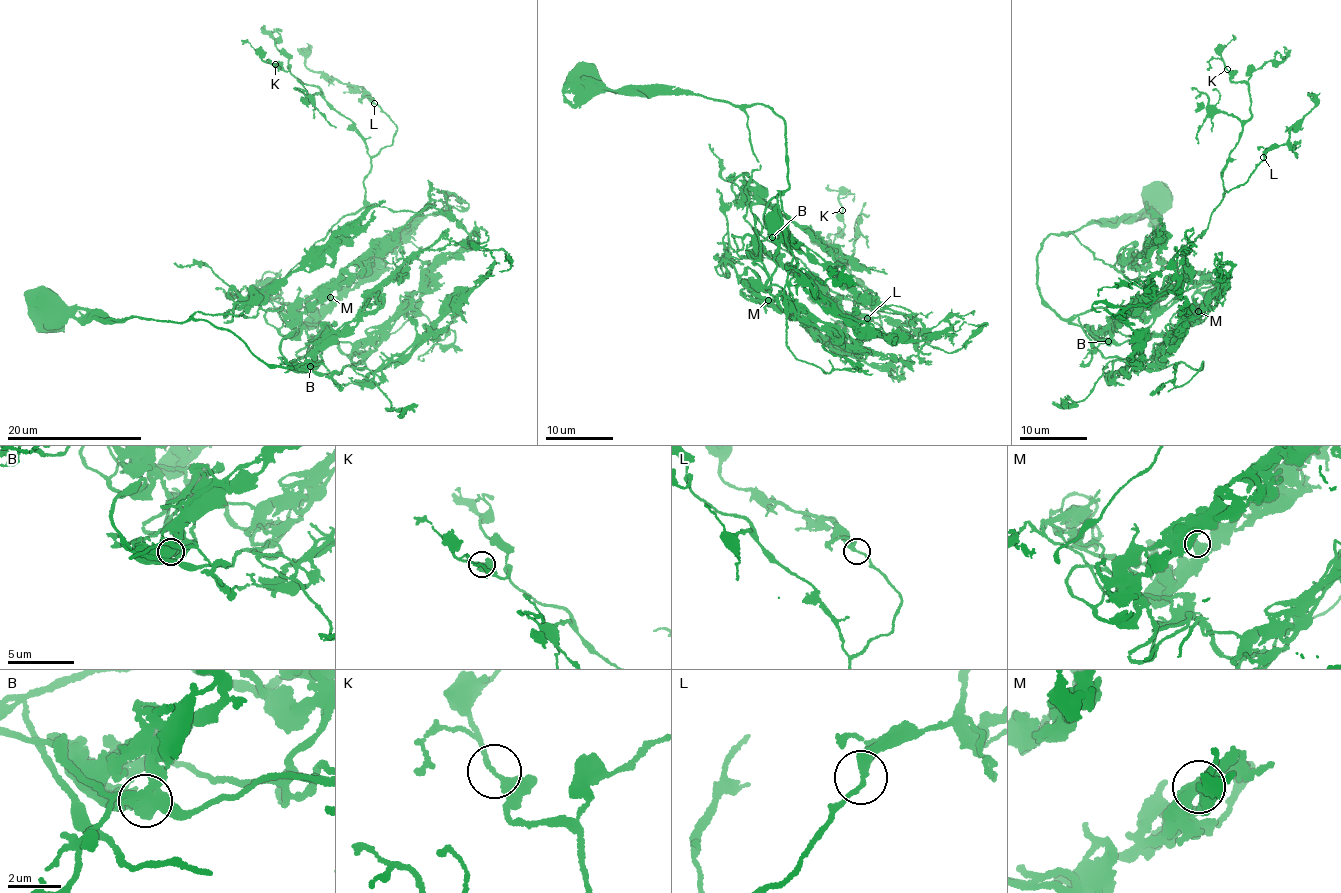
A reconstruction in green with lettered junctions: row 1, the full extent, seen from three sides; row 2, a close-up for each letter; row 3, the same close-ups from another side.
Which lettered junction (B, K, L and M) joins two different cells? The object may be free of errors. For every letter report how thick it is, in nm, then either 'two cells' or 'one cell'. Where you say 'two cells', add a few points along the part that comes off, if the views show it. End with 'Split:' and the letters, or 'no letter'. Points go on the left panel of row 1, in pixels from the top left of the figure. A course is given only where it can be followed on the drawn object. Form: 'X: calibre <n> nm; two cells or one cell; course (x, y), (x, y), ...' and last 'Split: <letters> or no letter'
B: calibre 500 nm; one cell
K: calibre 320 nm; one cell
L: calibre 320 nm; one cell
M: calibre 500 nm; one cell
Split: no letter

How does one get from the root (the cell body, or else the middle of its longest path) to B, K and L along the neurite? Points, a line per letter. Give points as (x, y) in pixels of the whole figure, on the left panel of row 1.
B: (48, 304), (51, 311), (111, 323), (136, 316), (181, 324), (190, 319), (211, 322), (268, 364), (309, 367)
K: (48, 304), (111, 323), (255, 316), (311, 246), (362, 207), (365, 138), (276, 64)
L: (48, 304), (111, 323), (258, 315), (260, 300), (311, 246), (362, 207), (371, 157), (396, 132), (374, 103)

